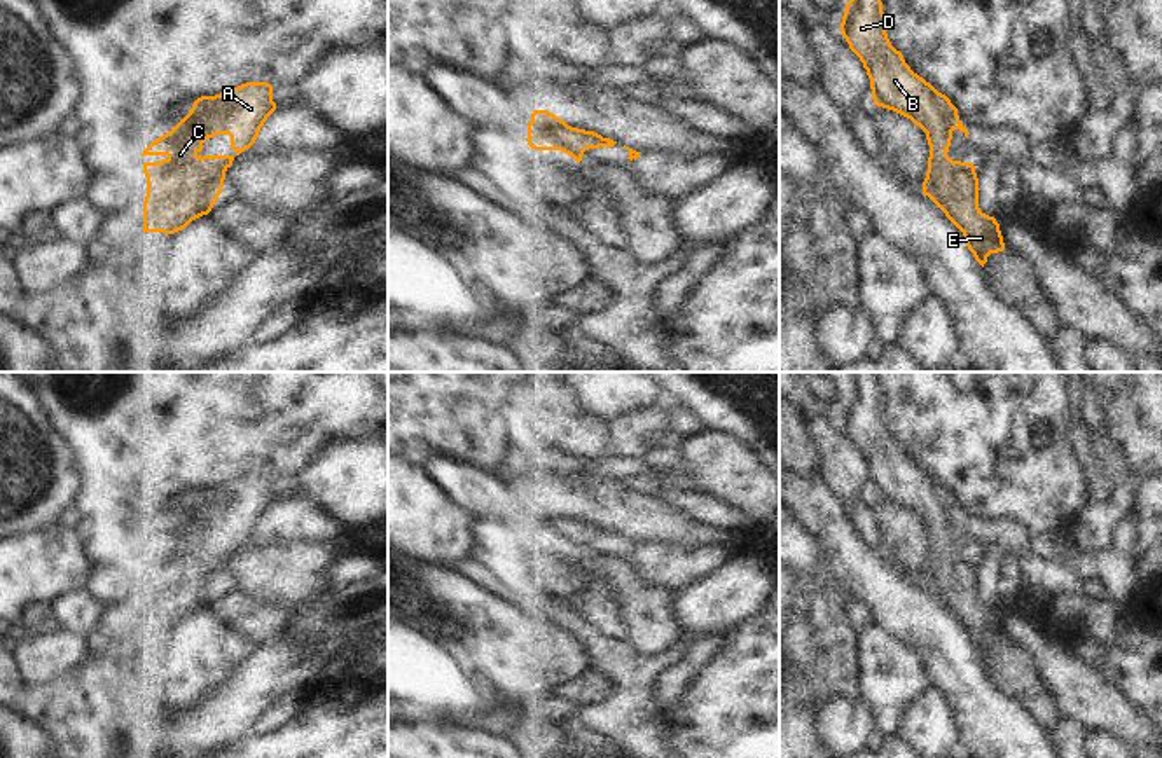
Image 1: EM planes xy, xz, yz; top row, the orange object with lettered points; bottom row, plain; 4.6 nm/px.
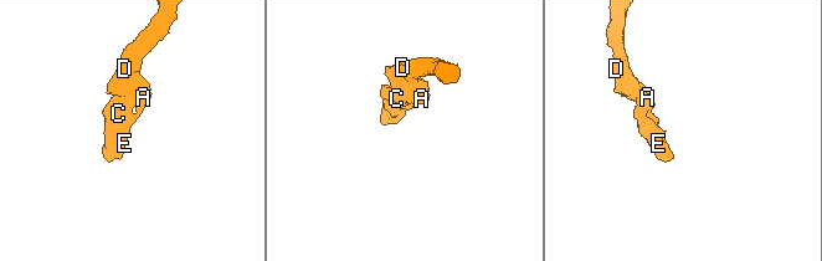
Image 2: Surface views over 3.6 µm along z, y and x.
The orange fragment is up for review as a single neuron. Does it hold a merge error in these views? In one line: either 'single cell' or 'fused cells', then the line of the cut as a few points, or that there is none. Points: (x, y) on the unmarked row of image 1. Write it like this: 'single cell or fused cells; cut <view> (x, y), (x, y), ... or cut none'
single cell; cut none

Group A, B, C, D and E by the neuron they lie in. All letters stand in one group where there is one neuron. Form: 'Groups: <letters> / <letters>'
Groups: A B C D E.

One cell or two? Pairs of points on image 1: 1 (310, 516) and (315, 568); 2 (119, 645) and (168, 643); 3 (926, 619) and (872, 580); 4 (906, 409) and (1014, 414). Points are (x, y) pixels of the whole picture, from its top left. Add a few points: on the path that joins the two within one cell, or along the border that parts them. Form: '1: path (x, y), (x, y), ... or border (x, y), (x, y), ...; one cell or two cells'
1: border (334, 540), (271, 542); two cells
2: border (140, 627), (145, 650), (163, 675), (161, 682); two cells
3: path (912, 613), (899, 606), (886, 594); one cell
4: path (932, 409), (988, 409); one cell

